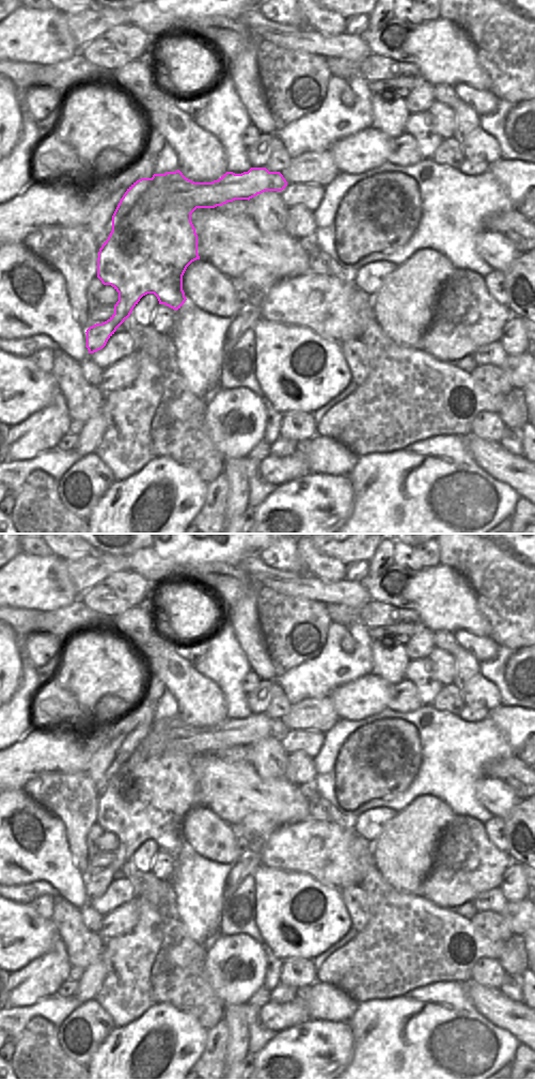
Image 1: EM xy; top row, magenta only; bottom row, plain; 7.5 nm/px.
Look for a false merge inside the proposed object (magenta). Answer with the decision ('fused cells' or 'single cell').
fused cells

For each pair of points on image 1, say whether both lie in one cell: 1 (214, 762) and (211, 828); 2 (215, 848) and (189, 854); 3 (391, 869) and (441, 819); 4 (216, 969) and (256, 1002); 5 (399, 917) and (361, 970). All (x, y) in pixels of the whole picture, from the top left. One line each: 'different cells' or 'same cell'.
1: different cells
2: different cells
3: same cell
4: different cells
5: same cell

